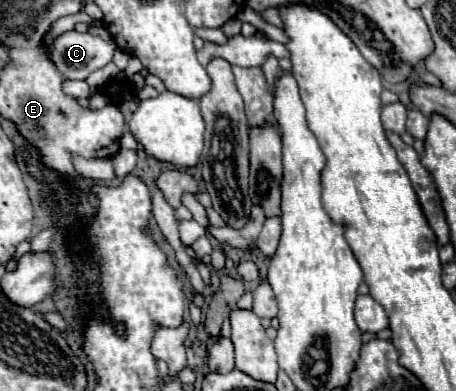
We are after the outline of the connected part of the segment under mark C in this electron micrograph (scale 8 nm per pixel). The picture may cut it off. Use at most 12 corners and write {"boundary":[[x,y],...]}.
{"boundary":[[67,31],[51,61],[67,79],[105,67],[117,45]]}

